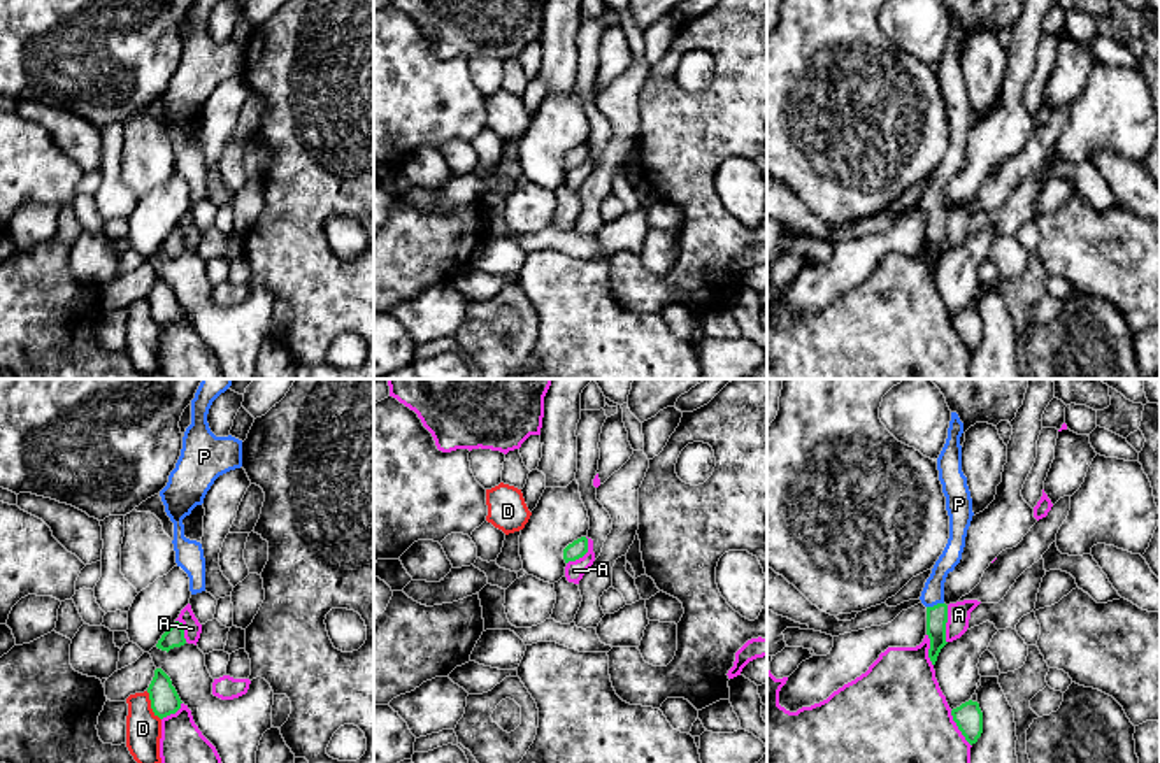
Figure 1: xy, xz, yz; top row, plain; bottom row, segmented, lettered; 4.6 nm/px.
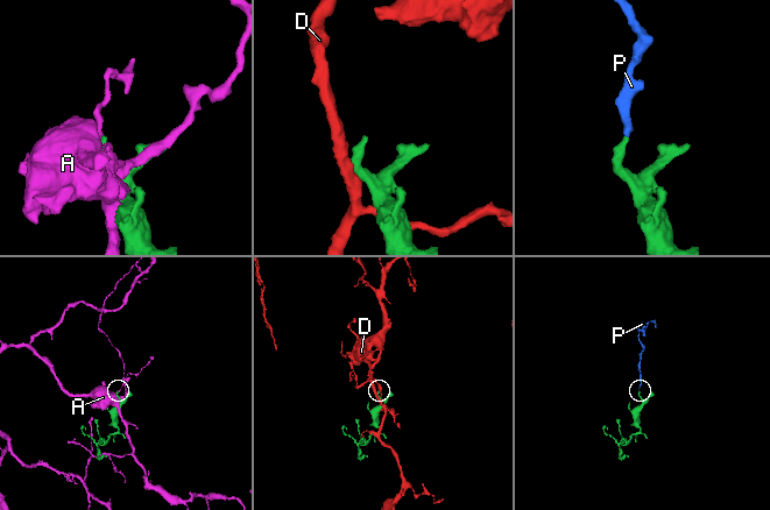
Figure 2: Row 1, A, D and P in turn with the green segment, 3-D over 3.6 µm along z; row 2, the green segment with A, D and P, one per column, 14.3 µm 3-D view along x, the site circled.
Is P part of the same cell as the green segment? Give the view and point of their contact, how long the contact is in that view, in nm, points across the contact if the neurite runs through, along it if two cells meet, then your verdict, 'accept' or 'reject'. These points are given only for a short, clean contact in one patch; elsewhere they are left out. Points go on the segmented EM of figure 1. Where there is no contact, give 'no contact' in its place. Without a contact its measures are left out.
meets green in yz at (934, 606); contact 80 nm long; runs through yz (936, 616), (934, 606), (932, 593); accept

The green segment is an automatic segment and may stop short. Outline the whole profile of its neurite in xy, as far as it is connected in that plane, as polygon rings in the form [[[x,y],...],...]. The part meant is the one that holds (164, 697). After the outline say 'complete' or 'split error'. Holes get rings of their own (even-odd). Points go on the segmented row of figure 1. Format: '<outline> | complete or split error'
[[[154,670],[154,677],[147,688],[151,709],[160,719],[175,714],[181,709],[181,698],[172,686],[170,677],[161,670]]] | complete

